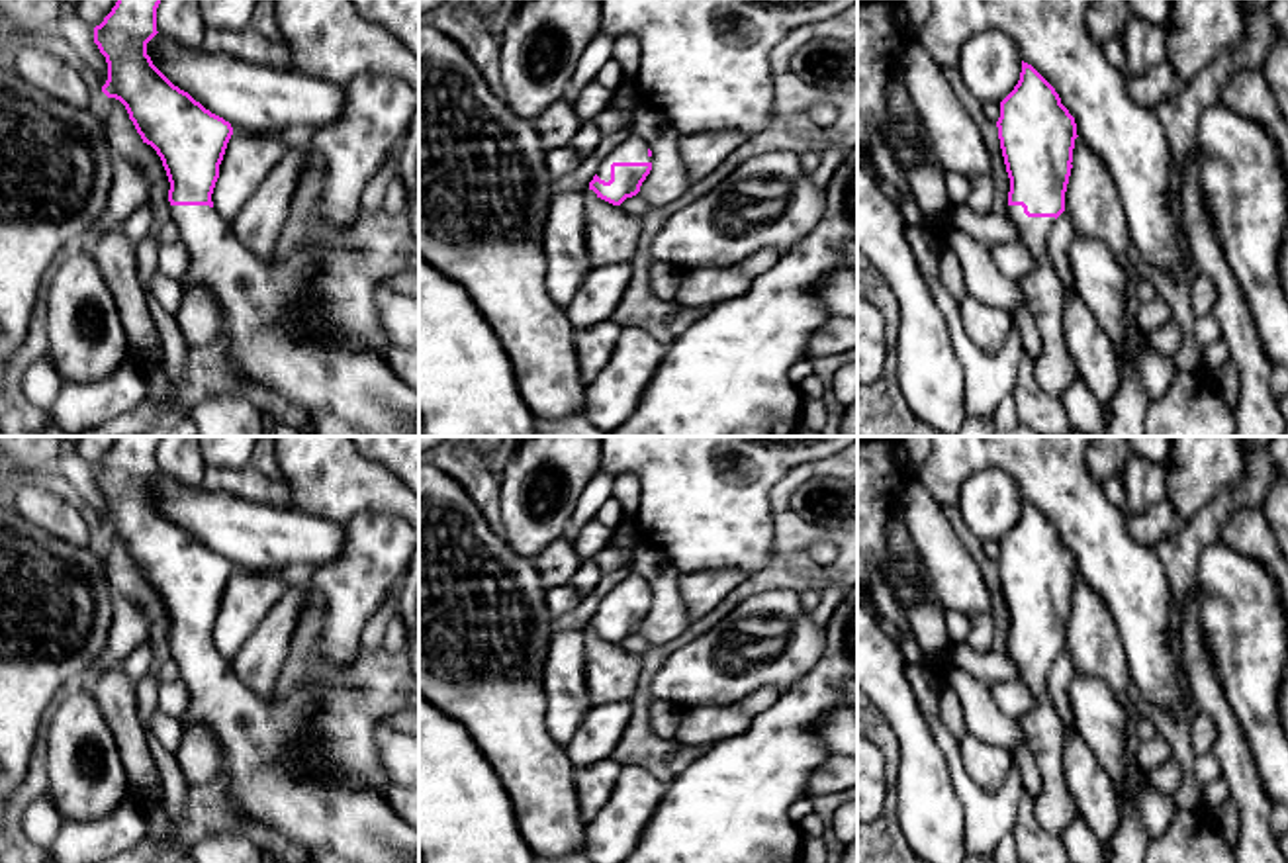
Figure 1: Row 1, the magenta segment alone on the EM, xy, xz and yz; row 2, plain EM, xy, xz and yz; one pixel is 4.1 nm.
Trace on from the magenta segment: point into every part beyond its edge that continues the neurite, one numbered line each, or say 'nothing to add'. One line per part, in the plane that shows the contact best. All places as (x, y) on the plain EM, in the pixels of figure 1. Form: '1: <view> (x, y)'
1: xz (635, 588)

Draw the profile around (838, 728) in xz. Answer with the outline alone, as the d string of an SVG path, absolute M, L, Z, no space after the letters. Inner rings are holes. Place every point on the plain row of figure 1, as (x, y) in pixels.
M838 706L824 714L816 724L816 738L830 755L857 757L857 710Z

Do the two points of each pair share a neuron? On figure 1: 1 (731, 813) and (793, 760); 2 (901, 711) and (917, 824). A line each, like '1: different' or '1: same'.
1: same
2: same

